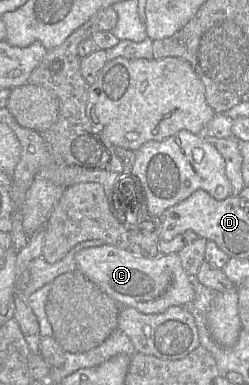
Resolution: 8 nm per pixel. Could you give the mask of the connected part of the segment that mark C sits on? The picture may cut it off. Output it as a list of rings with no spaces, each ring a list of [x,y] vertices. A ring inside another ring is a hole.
[[[104,244],[80,250],[75,259],[77,270],[120,306],[133,307],[144,314],[162,313],[171,306],[186,306],[194,298],[192,278],[183,269],[178,254],[142,257],[129,249]]]

